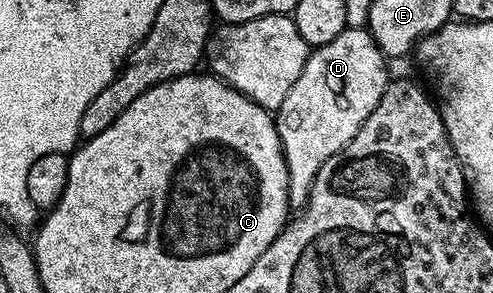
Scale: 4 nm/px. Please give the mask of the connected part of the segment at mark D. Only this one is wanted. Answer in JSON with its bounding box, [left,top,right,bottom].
[274,25,390,209]

